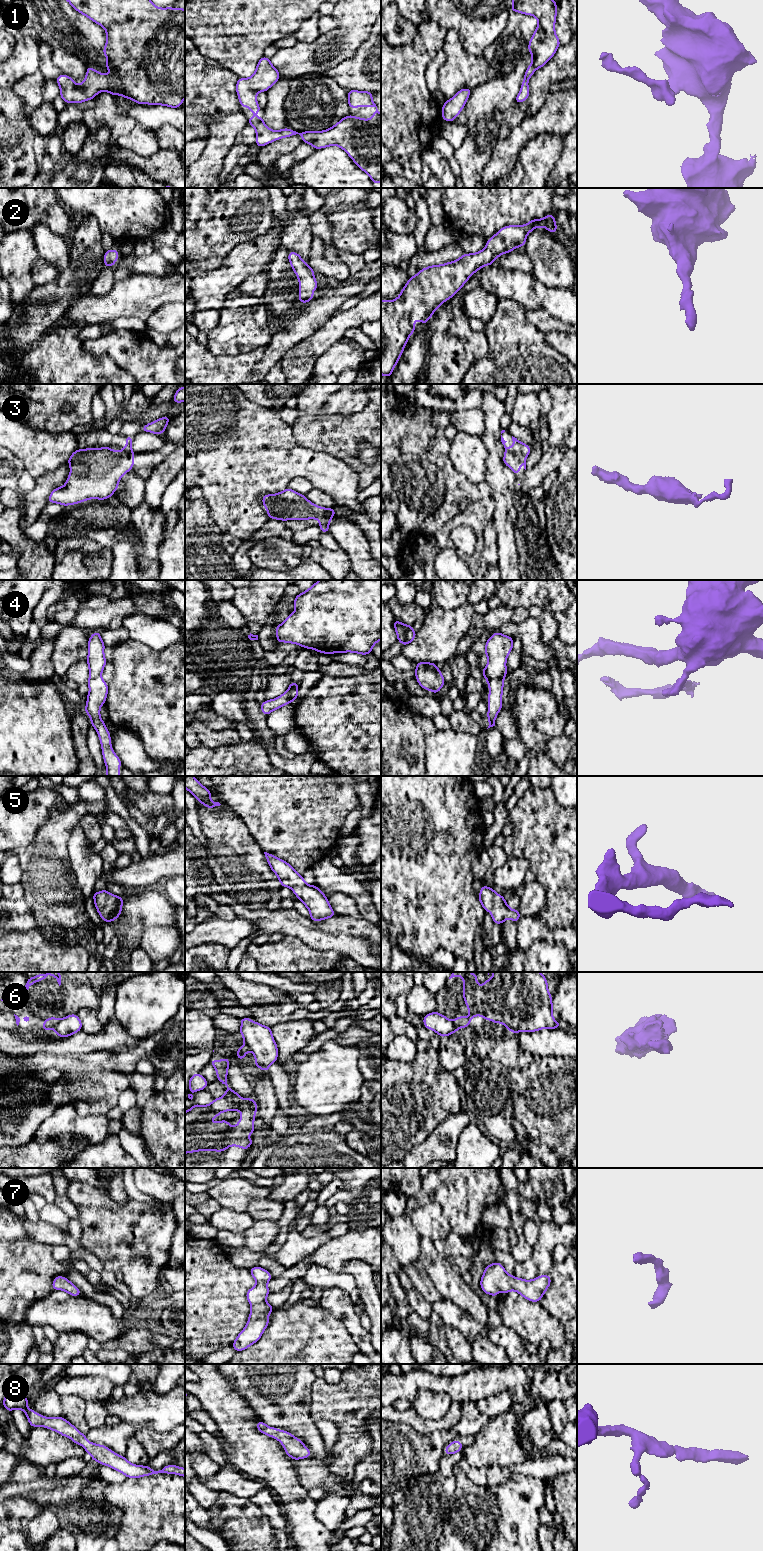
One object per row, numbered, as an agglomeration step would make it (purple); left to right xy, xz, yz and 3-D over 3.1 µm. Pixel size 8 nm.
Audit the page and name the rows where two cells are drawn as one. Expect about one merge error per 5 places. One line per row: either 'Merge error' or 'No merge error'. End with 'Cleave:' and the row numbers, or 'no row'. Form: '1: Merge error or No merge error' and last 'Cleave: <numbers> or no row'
1: No merge error
2: No merge error
3: Merge error
4: Merge error
5: No merge error
6: Merge error
7: No merge error
8: No merge error
Cleave: 3, 4, 6

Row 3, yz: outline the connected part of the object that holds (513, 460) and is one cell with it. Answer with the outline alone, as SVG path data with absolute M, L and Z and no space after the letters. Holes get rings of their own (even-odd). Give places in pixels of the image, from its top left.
M505 451L503 463L507 465L516 476L519 475L520 465L522 463L524 464L524 469L526 470L526 456L520 453Z

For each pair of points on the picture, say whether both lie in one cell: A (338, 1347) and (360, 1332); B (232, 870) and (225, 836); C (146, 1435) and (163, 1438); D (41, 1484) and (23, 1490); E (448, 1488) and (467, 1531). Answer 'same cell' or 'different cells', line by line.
A: different cells
B: same cell
C: same cell
D: same cell
E: different cells

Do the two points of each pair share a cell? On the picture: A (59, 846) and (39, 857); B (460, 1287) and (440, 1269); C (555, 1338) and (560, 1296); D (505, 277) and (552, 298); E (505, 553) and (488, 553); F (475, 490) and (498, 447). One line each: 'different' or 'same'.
A: same
B: same
C: different
D: same
E: different
F: different

